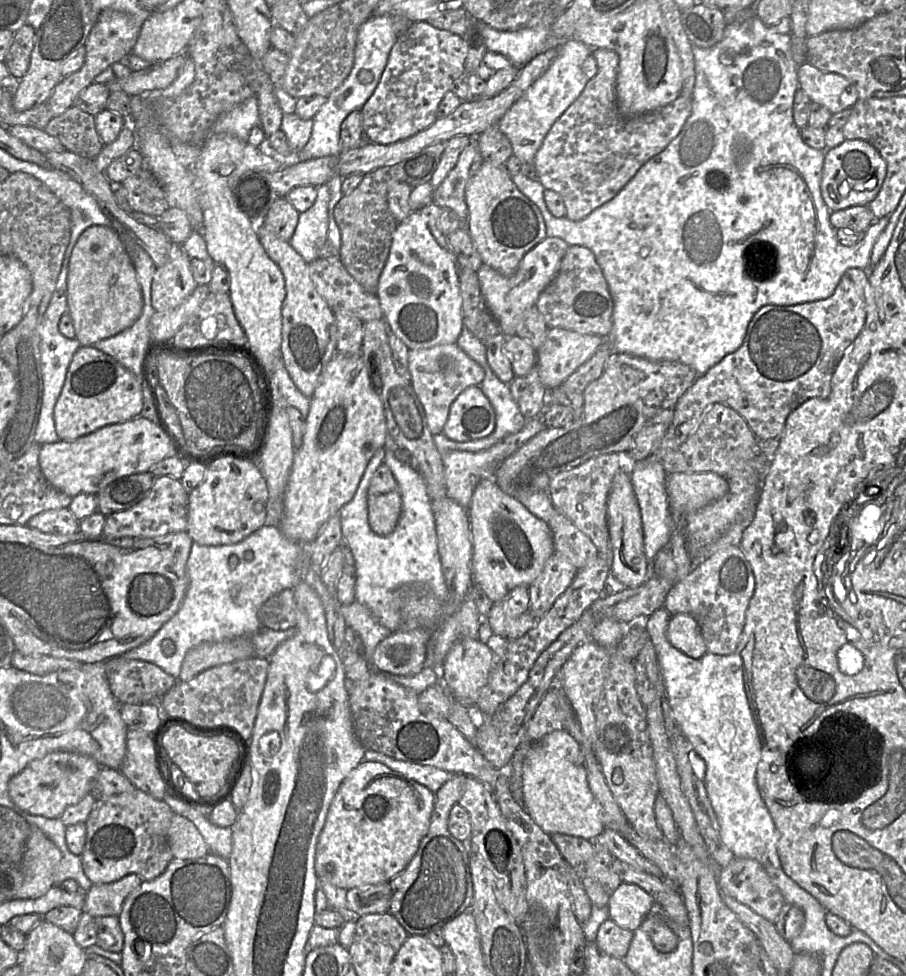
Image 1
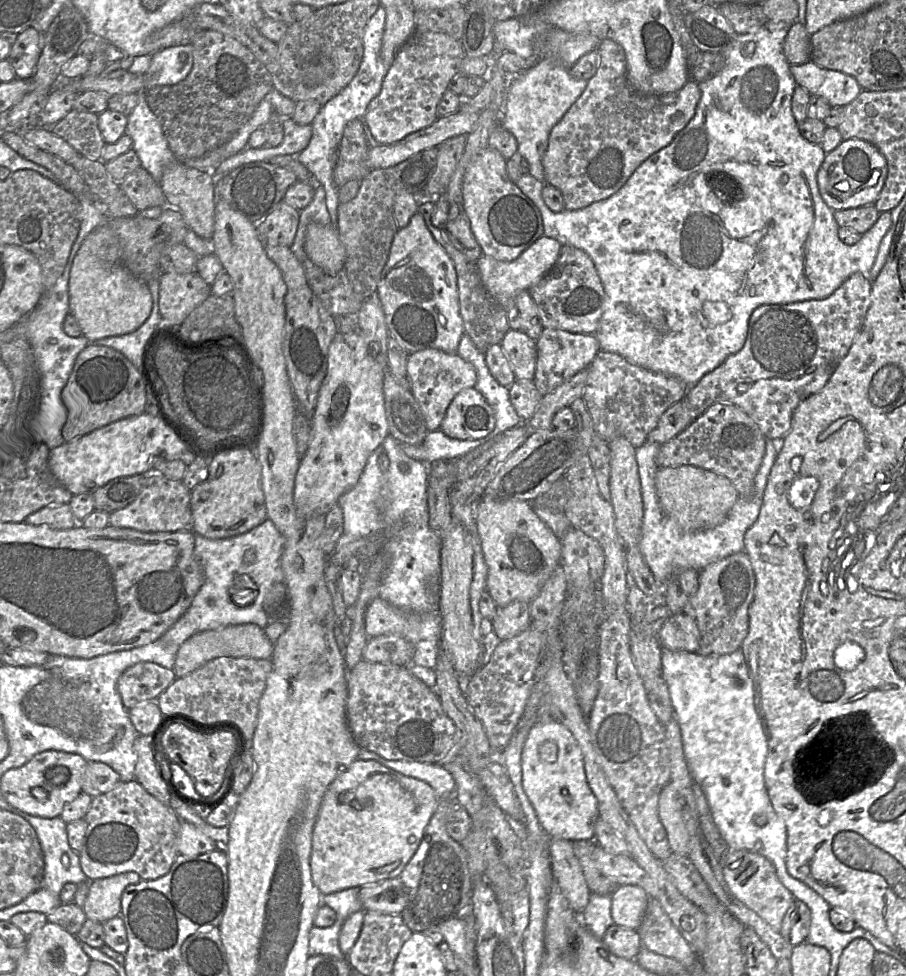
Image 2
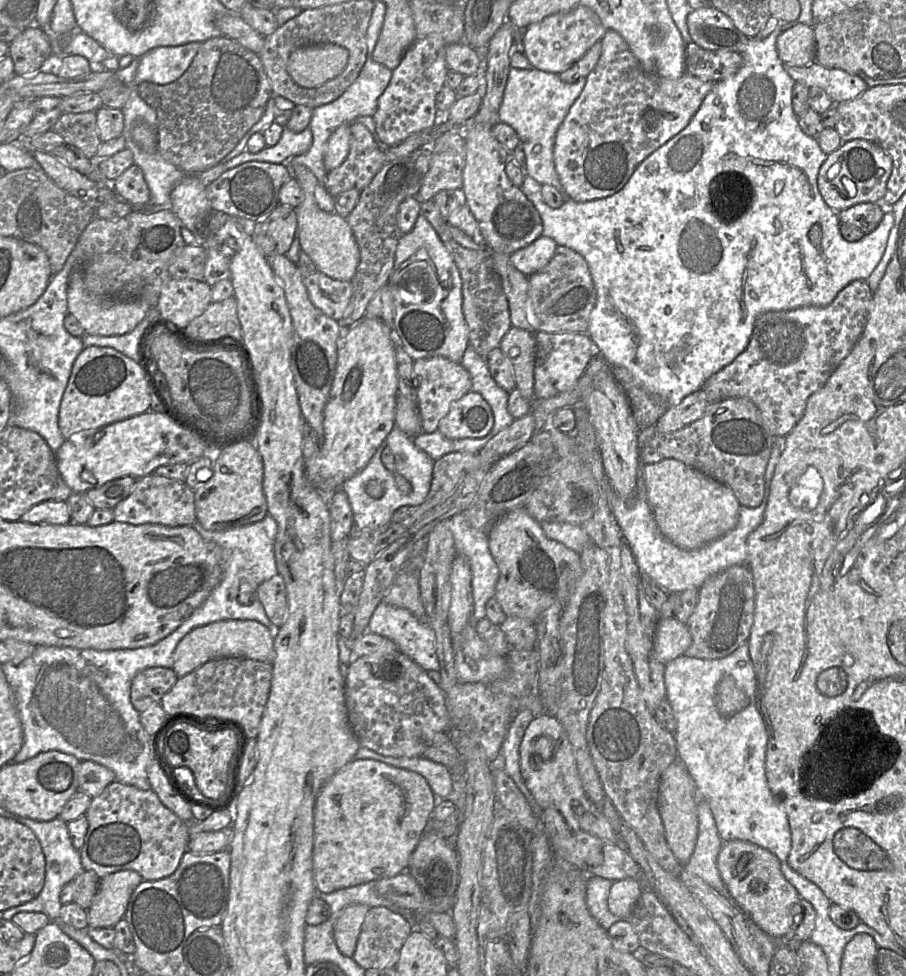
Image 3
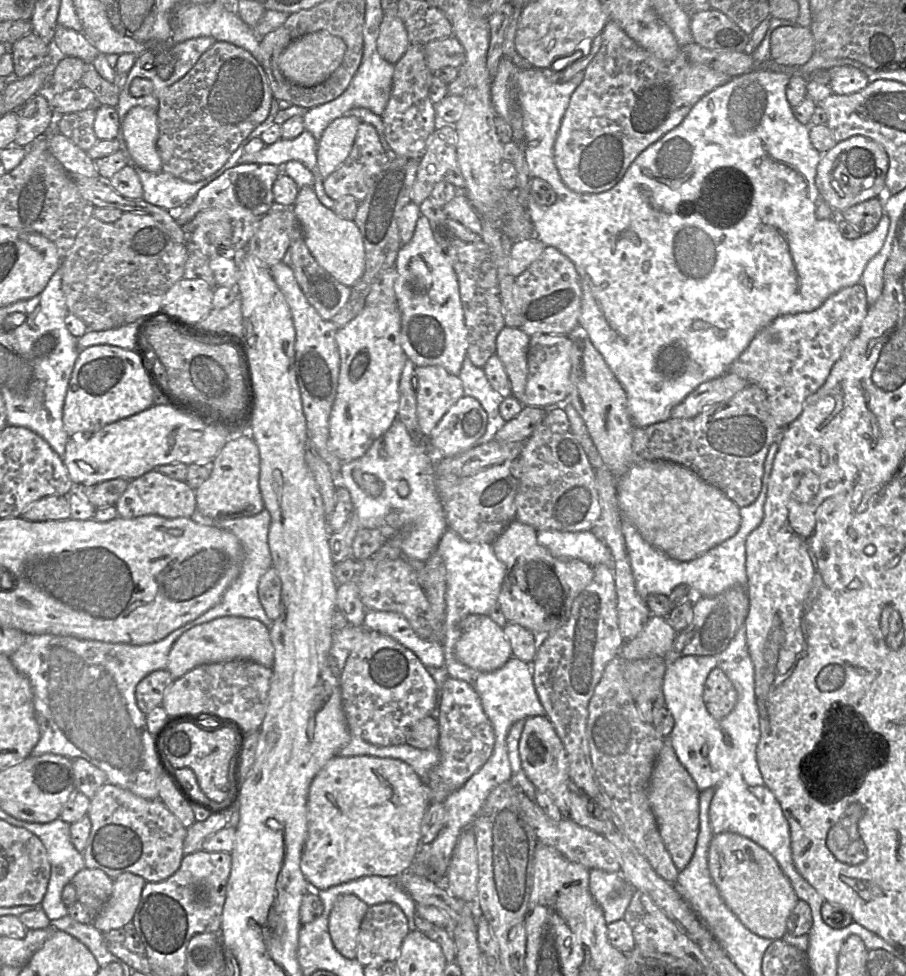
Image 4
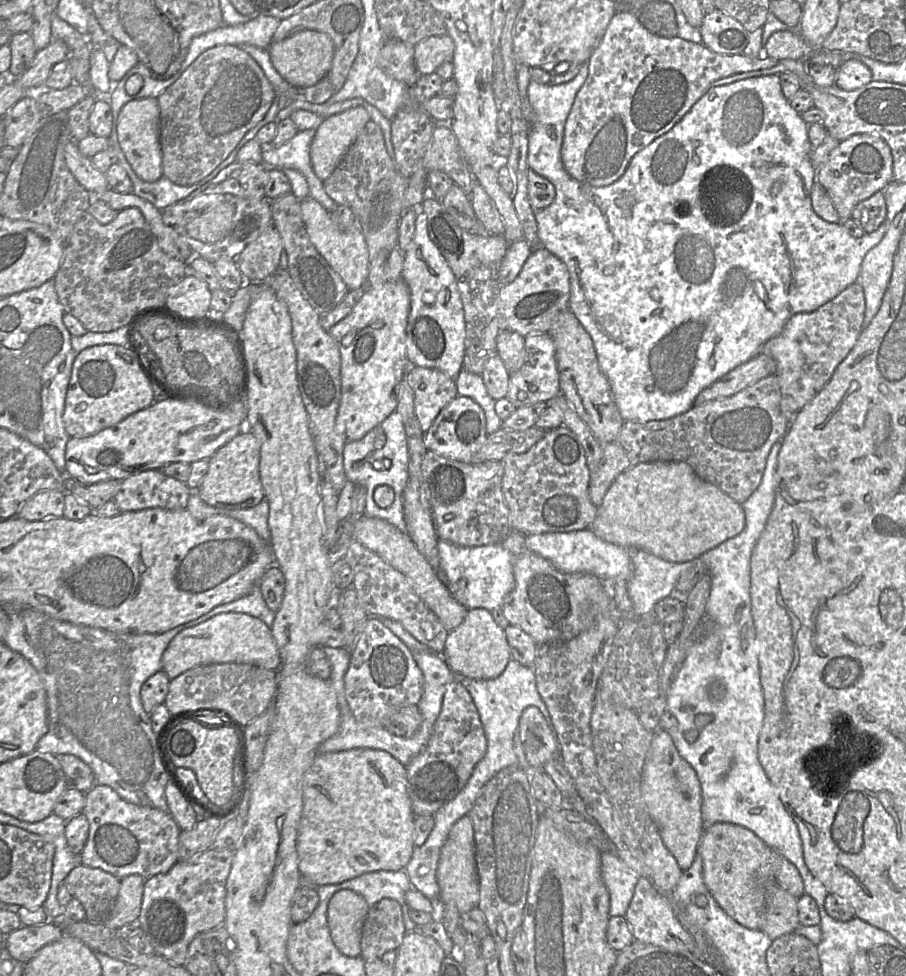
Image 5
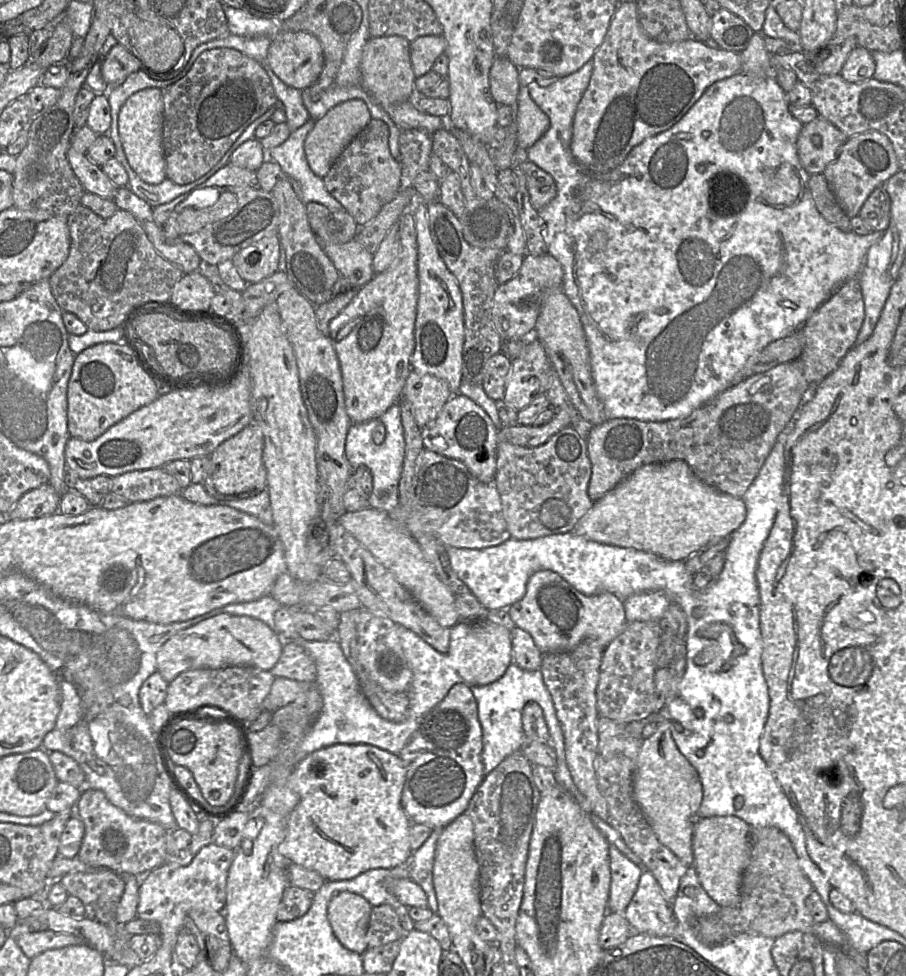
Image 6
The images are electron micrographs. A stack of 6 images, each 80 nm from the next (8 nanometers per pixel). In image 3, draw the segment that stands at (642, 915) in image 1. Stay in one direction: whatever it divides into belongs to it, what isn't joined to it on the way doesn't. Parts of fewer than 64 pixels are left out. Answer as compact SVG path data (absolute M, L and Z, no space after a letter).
M626 878L614 882L608 898L610 912L621 920L628 920L642 892L641 880Z

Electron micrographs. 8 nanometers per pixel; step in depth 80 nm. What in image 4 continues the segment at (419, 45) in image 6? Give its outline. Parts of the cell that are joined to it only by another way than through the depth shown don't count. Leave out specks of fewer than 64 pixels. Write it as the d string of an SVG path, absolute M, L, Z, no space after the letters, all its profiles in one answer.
M454 36L430 41L424 50L428 67L434 73L449 66L460 68L466 59L463 45Z

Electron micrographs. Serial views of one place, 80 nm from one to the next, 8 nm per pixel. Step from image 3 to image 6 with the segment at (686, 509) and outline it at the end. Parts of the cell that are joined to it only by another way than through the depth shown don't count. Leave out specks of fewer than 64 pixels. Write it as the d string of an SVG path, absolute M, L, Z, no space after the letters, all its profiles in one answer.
M683 460L644 465L594 502L573 533L610 546L653 553L670 561L685 561L711 542L730 537L746 519L742 498L725 494L701 481Z

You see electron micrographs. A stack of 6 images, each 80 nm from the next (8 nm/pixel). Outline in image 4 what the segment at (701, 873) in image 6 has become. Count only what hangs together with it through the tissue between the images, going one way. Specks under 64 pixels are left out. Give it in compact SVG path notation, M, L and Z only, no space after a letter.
M716 834L709 845L708 867L724 903L748 930L773 941L782 939L787 932L787 919L800 900L767 850L739 834Z

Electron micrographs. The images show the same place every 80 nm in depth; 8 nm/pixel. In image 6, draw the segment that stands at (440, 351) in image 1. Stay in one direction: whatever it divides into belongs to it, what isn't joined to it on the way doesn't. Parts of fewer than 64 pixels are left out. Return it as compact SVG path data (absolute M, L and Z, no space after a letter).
M411 370L403 389L402 400L410 404L414 420L422 430L437 417L452 396L445 381Z

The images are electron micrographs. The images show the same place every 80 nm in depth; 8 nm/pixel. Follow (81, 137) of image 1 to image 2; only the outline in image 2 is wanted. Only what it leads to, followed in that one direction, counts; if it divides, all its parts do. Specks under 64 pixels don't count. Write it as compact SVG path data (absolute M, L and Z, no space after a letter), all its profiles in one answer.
M72 109L61 120L45 127L65 140L80 155L100 160L105 145L97 124L98 114Z

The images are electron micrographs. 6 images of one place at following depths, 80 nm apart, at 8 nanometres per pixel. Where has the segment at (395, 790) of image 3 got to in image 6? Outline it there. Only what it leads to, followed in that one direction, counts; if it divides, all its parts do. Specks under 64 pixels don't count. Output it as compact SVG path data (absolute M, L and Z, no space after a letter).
M334 744L305 756L295 766L288 779L290 788L298 795L299 802L287 818L286 836L279 845L280 854L288 863L300 865L320 874L326 881L350 880L372 869L391 869L409 862L412 855L410 847L411 821L401 805L401 795L405 782L405 768L398 755L368 744Z

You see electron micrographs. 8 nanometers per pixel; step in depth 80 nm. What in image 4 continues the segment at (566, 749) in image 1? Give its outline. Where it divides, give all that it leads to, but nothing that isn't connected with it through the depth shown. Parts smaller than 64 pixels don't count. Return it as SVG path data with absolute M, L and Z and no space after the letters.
M532 716L525 720L519 742L521 766L536 791L549 794L561 811L570 818L567 787L570 781L565 747L547 716Z

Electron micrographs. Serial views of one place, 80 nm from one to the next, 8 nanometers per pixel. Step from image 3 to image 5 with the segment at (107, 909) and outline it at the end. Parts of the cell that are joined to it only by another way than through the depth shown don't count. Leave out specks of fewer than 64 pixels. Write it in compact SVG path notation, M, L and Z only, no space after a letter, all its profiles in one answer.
M138 874L129 875L121 880L114 907L103 922L106 927L117 930L137 921L141 911L144 883L145 879Z

